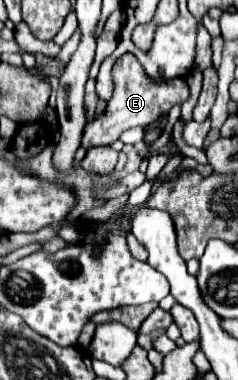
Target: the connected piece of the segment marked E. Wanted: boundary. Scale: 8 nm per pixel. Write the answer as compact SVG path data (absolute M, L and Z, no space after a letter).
M124 55L114 65L112 77L114 77L114 85L116 85L114 95L108 101L104 115L96 117L94 121L90 121L84 127L82 141L80 141L80 145L84 149L92 149L92 147L100 147L100 145L112 145L124 131L128 131L132 127L150 125L162 113L168 113L174 105L182 105L190 97L190 89L188 89L188 83L184 79L172 79L172 81L164 81L164 83L154 83L152 79L146 77L142 65L132 55Z

